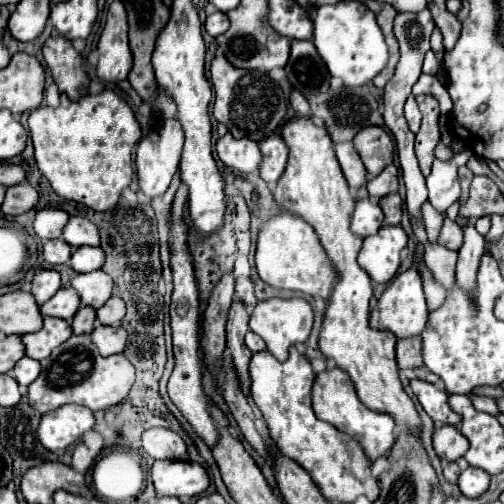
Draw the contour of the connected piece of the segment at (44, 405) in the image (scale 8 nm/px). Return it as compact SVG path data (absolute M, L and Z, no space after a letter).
M88 335L70 337L40 363L42 371L28 387L28 403L42 415L68 403L84 405L92 411L110 409L112 405L118 405L122 399L126 399L134 383L134 365L122 353L102 357Z

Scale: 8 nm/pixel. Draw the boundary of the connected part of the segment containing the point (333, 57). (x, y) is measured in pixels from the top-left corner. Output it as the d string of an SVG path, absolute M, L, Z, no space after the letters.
M338 1L334 5L320 5L314 19L314 45L324 59L332 77L340 77L346 87L362 87L370 83L388 65L388 45L376 23L374 13L360 1Z

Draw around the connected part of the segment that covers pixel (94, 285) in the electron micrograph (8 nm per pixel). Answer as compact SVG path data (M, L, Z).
M90 271L72 279L72 287L78 291L82 305L90 305L94 309L102 307L108 301L112 295L112 285L112 277L104 271Z

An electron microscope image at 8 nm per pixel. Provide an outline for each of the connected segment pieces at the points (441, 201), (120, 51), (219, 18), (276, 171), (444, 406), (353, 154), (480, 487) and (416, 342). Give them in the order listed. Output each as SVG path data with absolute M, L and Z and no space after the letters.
M470 151L456 153L450 161L434 161L432 173L426 177L428 185L428 201L438 213L446 213L446 209L460 199L460 181L458 167L466 165L470 159Z
M114 1L106 15L106 25L98 41L96 75L102 81L124 81L132 69L128 49L128 19L122 1Z
M214 11L212 15L208 15L208 19L206 19L204 25L206 25L206 31L208 31L212 37L218 37L220 33L224 33L224 31L228 29L230 21L228 21L228 15L226 15L226 13Z
M272 135L272 137L268 137L268 139L262 141L260 151L262 151L260 177L266 183L276 183L282 177L284 169L286 169L288 145L284 143L284 139L280 135Z
M412 379L410 387L434 423L456 425L456 427L460 425L460 421L462 421L460 415L456 411L452 411L448 405L448 393L440 391L436 385L422 381L422 379Z
M352 141L338 143L336 157L338 157L338 163L344 171L344 177L350 185L350 189L356 191L358 187L362 187L366 183L366 169L364 169L364 163L362 163L358 151L354 149L354 143Z
M468 467L460 473L458 487L466 497L480 497L490 487L490 475L484 469Z
M406 337L398 339L396 343L396 361L400 369L416 369L422 365L422 347L420 337Z

